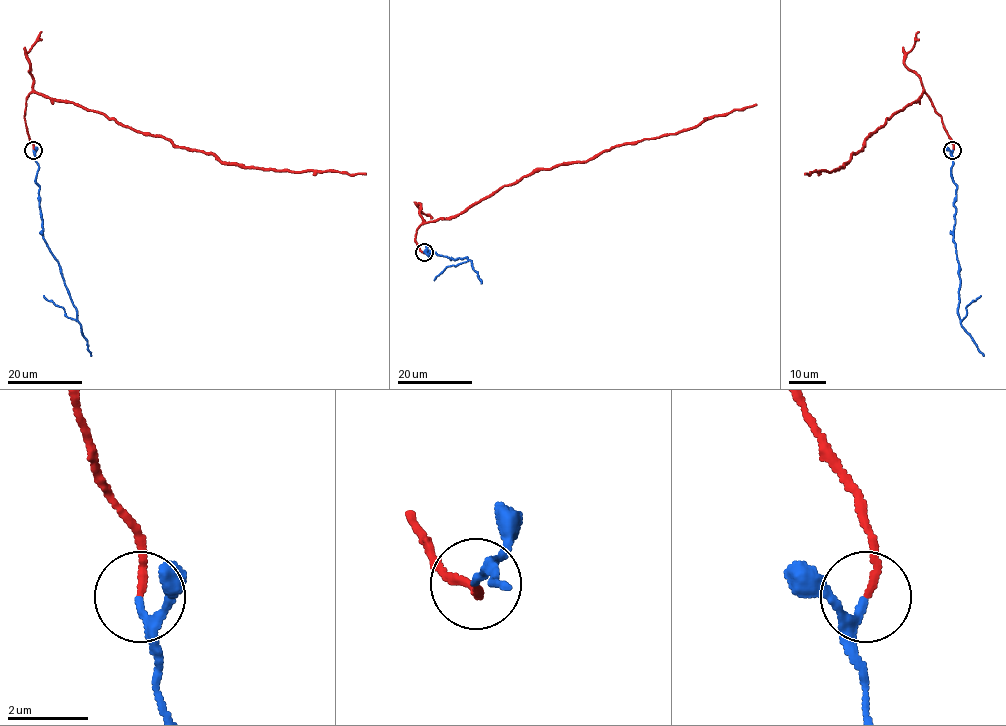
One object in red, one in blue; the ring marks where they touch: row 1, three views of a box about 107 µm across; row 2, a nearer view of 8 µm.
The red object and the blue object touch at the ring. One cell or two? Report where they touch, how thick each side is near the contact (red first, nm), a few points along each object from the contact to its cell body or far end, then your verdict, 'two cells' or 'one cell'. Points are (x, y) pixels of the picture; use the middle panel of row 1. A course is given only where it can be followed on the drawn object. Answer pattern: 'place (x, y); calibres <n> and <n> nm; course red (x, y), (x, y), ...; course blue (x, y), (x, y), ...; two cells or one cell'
place (424, 252); calibres 180 and 160 nm; course red (424, 252), (415, 241), (423, 223), (457, 216), (524, 177), (586, 162), (615, 146), (677, 134), (756, 104); course blue (424, 252), (455, 260), (467, 257), (468, 261), (447, 266), (434, 280); one cell

